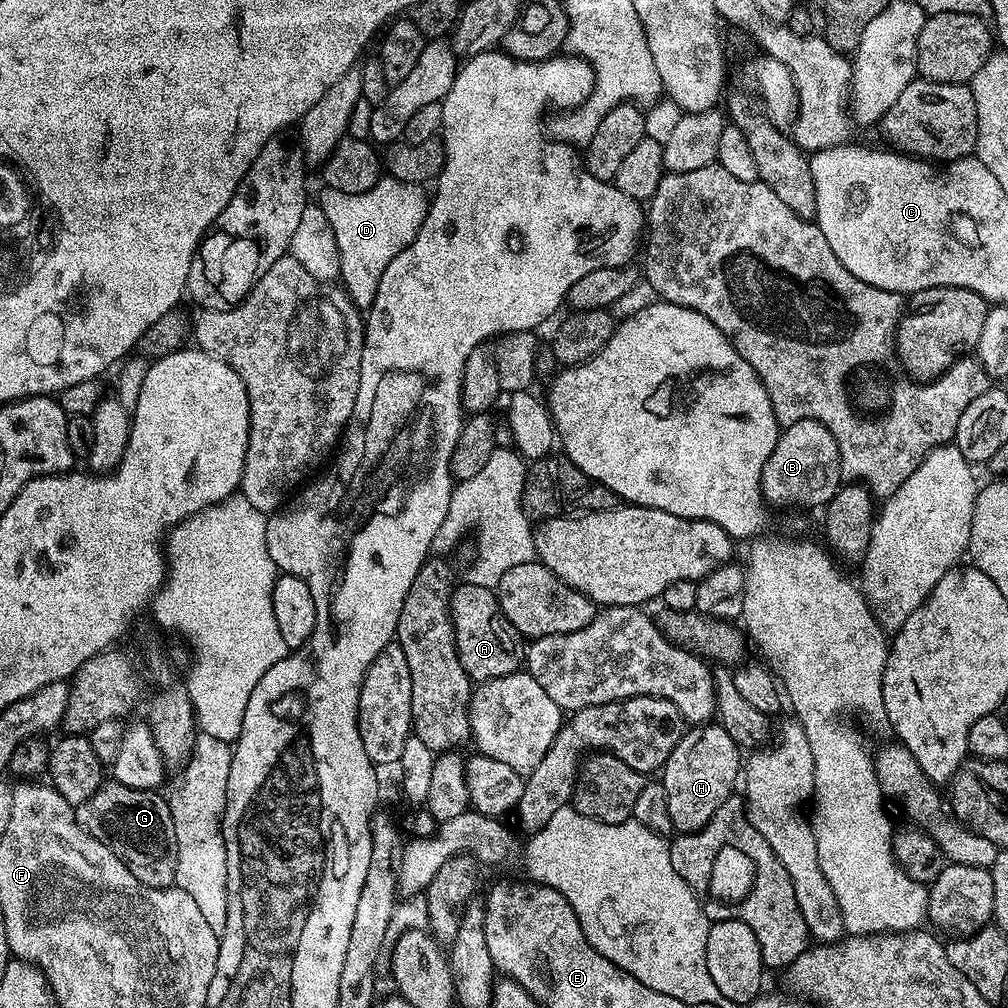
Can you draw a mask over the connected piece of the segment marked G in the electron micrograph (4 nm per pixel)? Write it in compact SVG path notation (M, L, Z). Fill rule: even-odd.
M104 782L86 802L75 805L74 811L78 826L109 848L138 882L151 888L171 888L176 882L178 842L174 842L170 806L160 795L159 791L143 792L115 782Z

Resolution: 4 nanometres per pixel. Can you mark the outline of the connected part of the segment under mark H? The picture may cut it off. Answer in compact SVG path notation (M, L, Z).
M719 722L697 724L685 731L662 769L666 806L670 806L672 827L677 833L696 832L707 826L718 806L737 791L742 776L740 755L740 745L726 734Z

